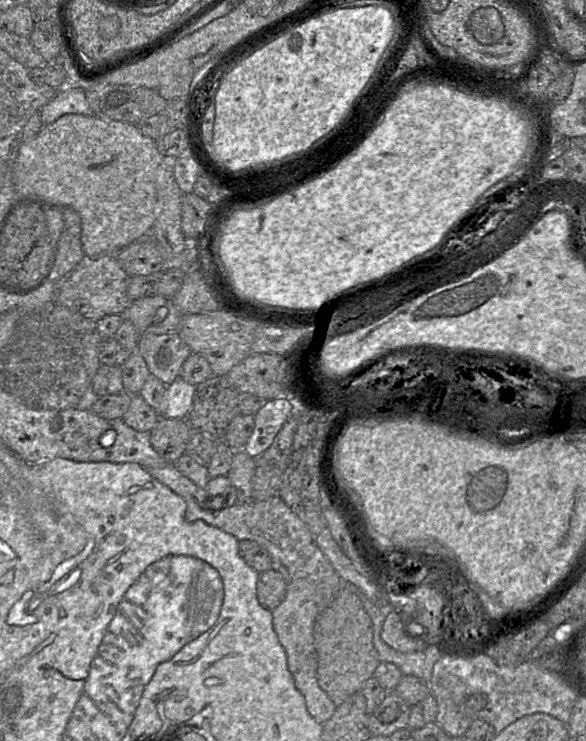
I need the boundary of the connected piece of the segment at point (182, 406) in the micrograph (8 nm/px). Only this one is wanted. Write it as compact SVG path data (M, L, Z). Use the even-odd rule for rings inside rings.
M178 377L166 386L164 416L174 419L186 419L193 403L196 385Z

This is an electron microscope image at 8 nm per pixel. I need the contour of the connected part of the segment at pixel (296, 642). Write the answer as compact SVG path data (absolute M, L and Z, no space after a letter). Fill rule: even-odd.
M174 464L147 469L161 483L185 499L188 522L202 520L240 540L251 540L262 546L271 556L272 569L282 574L286 582L284 600L272 610L273 627L287 655L287 665L296 688L305 699L306 708L316 722L324 724L336 710L336 705L321 689L317 680L317 653L314 642L314 624L335 599L343 581L332 564L317 546L314 536L297 512L278 495L265 500L236 503L223 509L209 508L205 489L184 476Z

